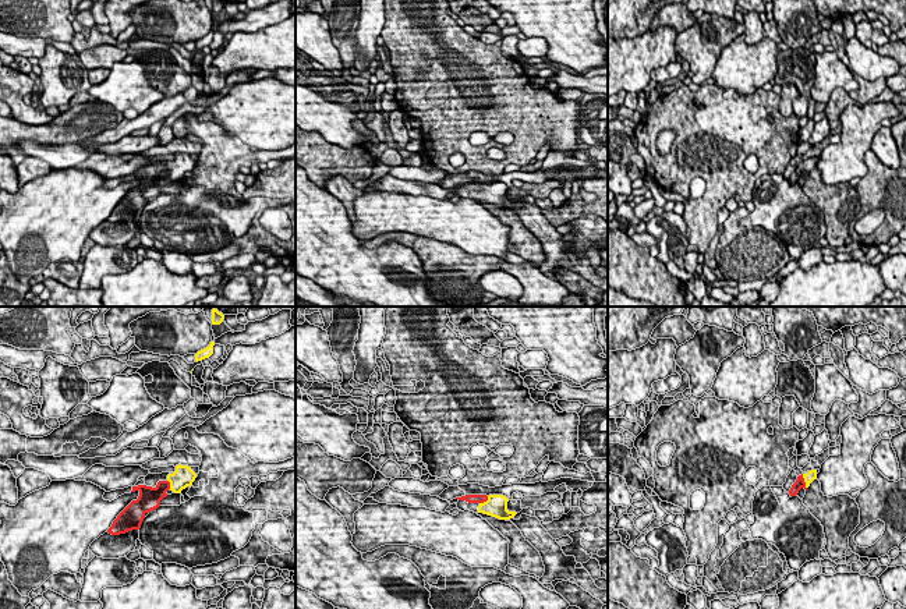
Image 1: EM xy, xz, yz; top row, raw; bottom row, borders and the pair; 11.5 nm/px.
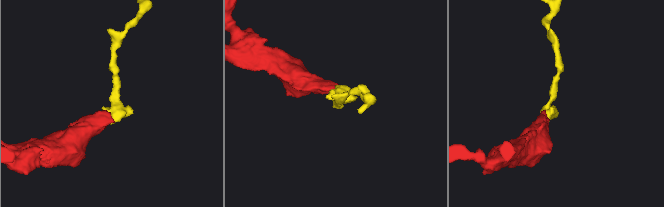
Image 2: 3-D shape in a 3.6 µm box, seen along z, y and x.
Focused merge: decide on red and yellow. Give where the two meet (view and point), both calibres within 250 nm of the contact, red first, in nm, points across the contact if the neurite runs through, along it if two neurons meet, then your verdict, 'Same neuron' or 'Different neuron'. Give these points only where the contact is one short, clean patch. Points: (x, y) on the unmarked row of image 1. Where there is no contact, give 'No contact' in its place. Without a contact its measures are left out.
Touches red at yz (803, 169). Thickness 120 nm (red) against 120 nm. Path across: yz (799, 172), (803, 169), (810, 163). Same neuron

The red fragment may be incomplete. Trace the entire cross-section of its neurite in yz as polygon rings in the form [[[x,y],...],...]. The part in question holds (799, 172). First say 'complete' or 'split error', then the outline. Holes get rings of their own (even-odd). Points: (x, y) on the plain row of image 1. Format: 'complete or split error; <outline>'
split error; [[[811,157],[807,162],[799,163],[797,167],[796,167],[796,170],[790,176],[789,183],[790,184],[796,184],[801,176],[804,176],[807,178],[807,176],[810,174],[810,171],[814,167],[817,167],[817,162],[818,160],[820,160],[820,157]]]

